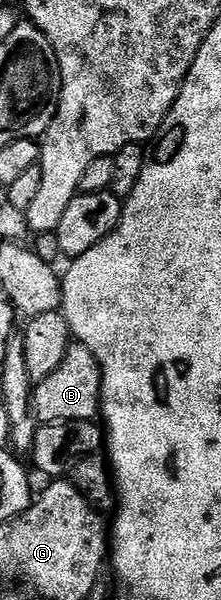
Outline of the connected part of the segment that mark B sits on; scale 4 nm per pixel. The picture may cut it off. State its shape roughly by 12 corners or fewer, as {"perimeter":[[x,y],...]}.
{"perimeter":[[71,343],[55,373],[34,386],[39,424],[97,421],[102,371]]}

